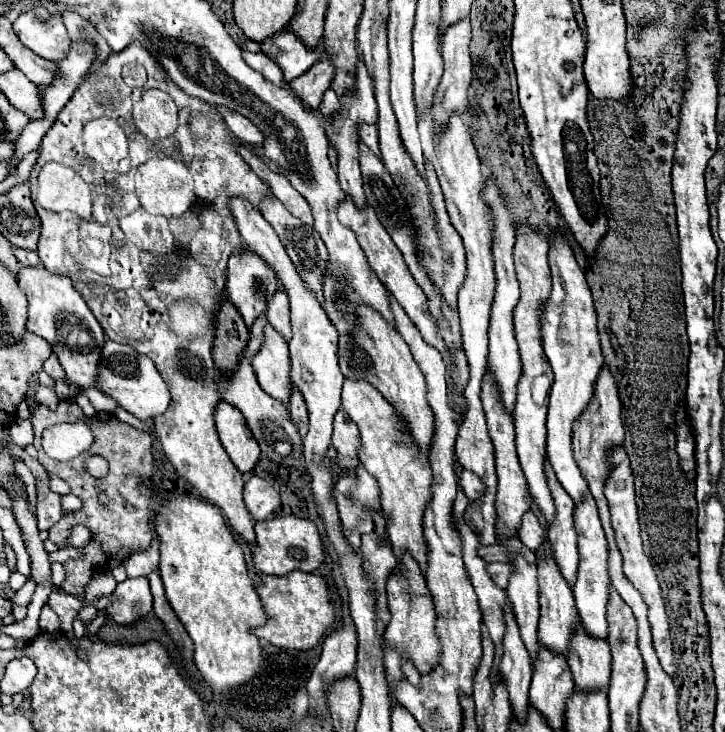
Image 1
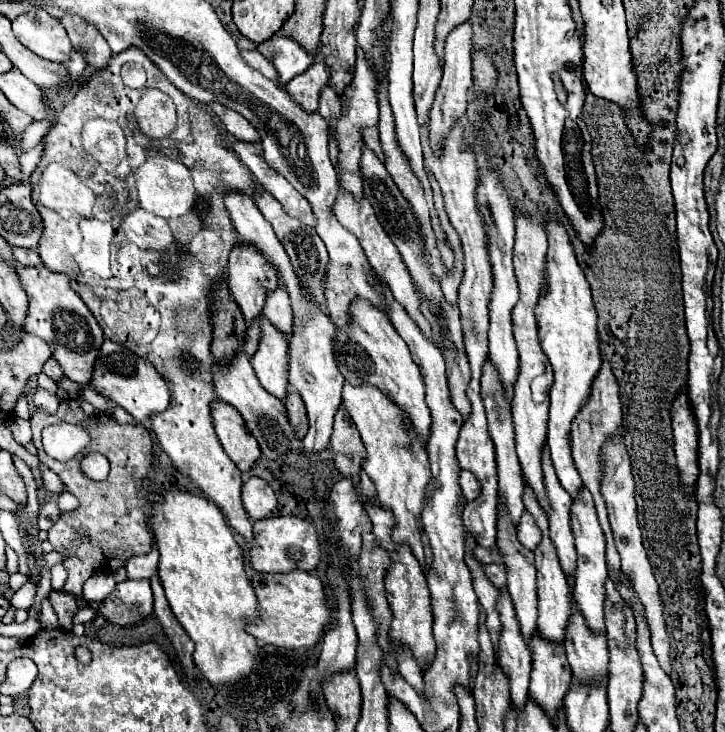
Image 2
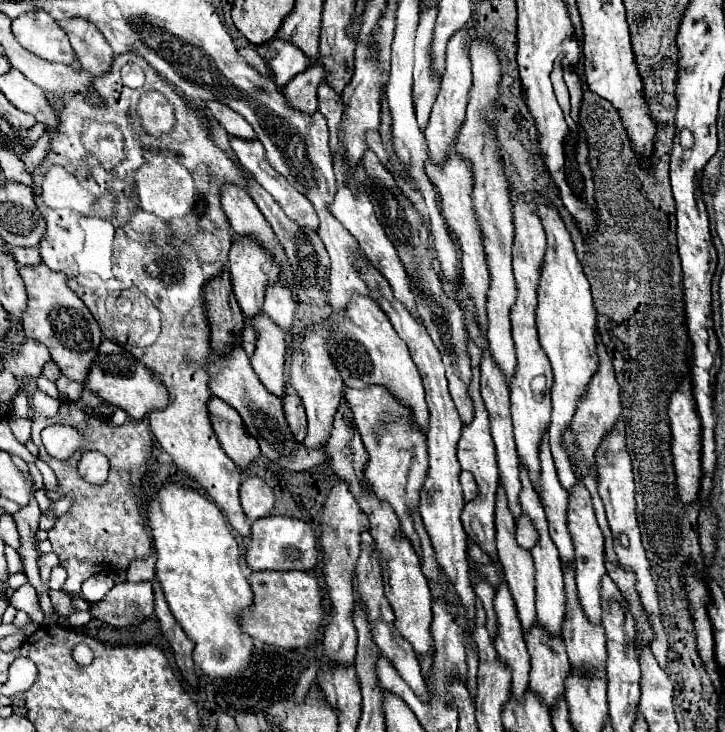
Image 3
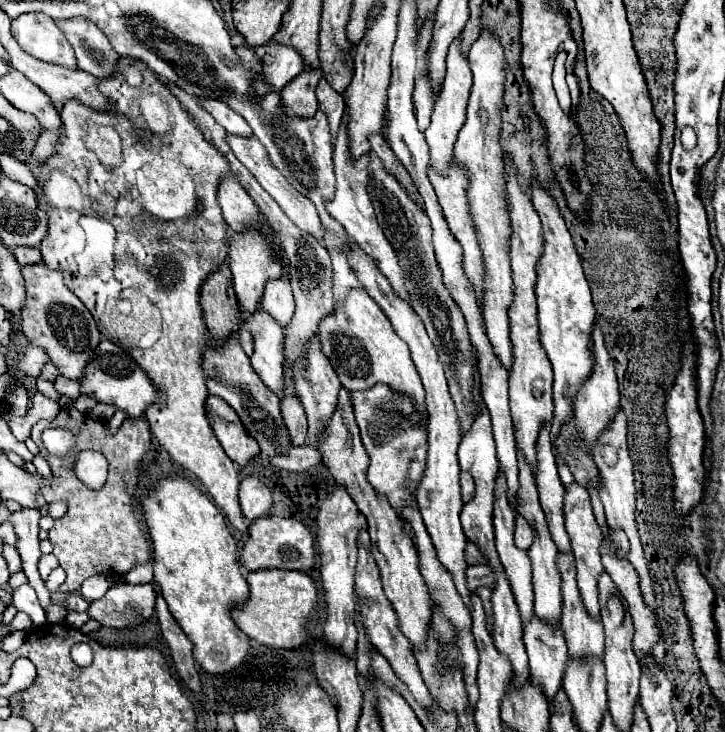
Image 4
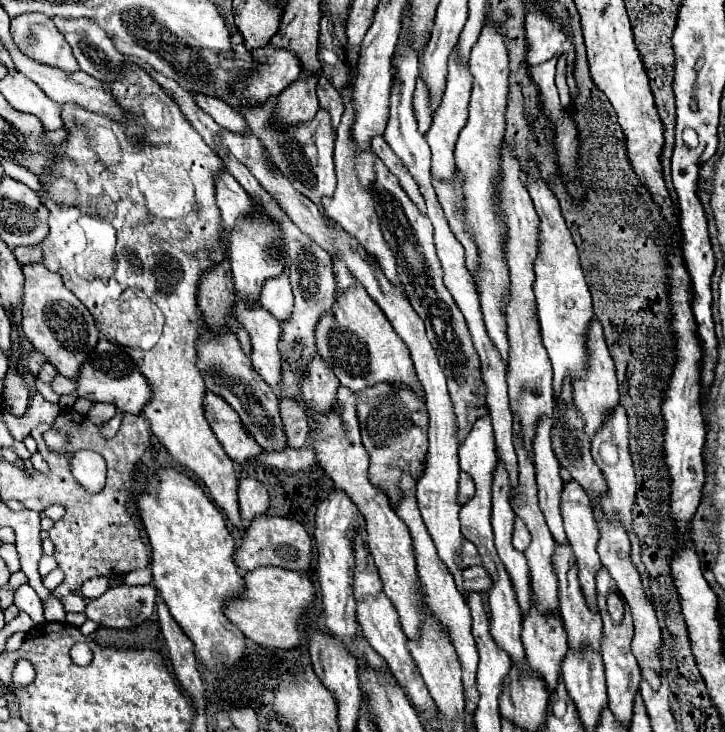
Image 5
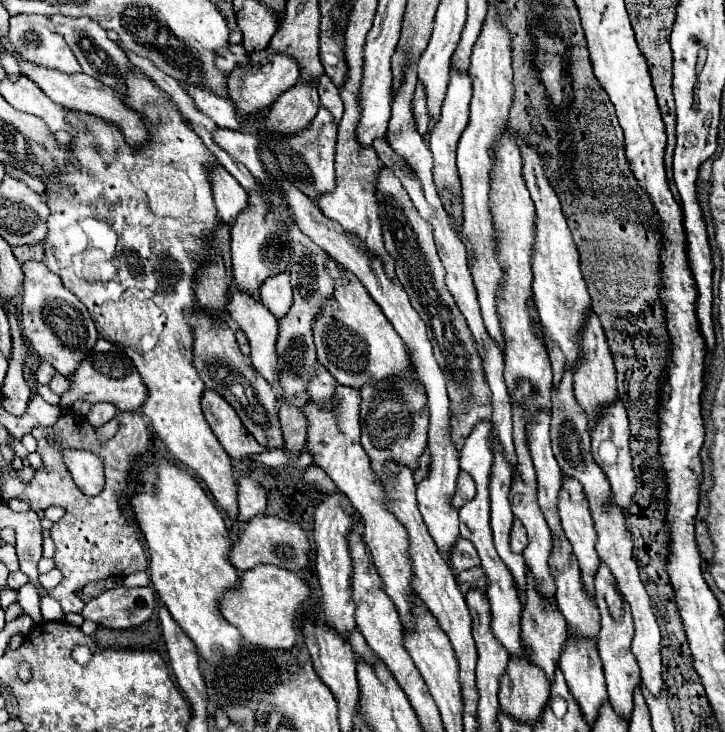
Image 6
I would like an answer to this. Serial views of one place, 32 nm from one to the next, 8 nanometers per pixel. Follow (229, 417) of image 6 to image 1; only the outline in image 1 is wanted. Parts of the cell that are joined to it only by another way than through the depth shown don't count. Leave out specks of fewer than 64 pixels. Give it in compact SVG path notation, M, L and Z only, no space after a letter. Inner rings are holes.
M220 402L216 406L216 428L234 466L242 474L252 472L260 458L260 446L256 444L242 412L228 402Z

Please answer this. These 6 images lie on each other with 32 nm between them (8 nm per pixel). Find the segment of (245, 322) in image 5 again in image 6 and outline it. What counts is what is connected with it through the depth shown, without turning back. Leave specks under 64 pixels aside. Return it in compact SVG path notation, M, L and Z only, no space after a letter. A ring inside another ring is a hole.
M236 286L230 294L228 314L250 340L252 366L266 378L268 384L278 384L278 320L258 300L244 296L244 292L236 292Z

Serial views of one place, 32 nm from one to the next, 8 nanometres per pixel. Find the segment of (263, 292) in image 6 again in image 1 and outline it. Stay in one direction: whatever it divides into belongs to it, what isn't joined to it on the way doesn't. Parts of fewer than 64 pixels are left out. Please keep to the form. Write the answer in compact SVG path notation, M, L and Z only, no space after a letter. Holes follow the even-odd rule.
M278 290L272 296L272 300L268 304L268 310L266 310L266 318L272 324L272 328L282 334L282 338L286 342L292 338L292 332L290 332L290 306L288 306L286 292Z

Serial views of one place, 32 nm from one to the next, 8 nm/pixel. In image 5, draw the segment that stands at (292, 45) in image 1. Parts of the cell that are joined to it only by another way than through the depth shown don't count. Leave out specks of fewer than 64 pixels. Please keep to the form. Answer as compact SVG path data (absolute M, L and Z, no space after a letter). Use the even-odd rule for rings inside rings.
M268 44L256 48L252 54L254 60L260 62L260 68L252 72L252 84L248 84L248 100L252 100L252 104L268 96L278 96L302 72L302 62L292 50Z

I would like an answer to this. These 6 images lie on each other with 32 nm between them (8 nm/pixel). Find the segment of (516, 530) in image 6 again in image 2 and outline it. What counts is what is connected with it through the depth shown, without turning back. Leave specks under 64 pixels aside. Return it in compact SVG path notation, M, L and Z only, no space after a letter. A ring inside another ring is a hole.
M524 512L522 520L520 520L520 528L518 528L518 540L526 546L526 548L536 548L542 540L542 532L536 524L536 520L530 516L530 512Z

